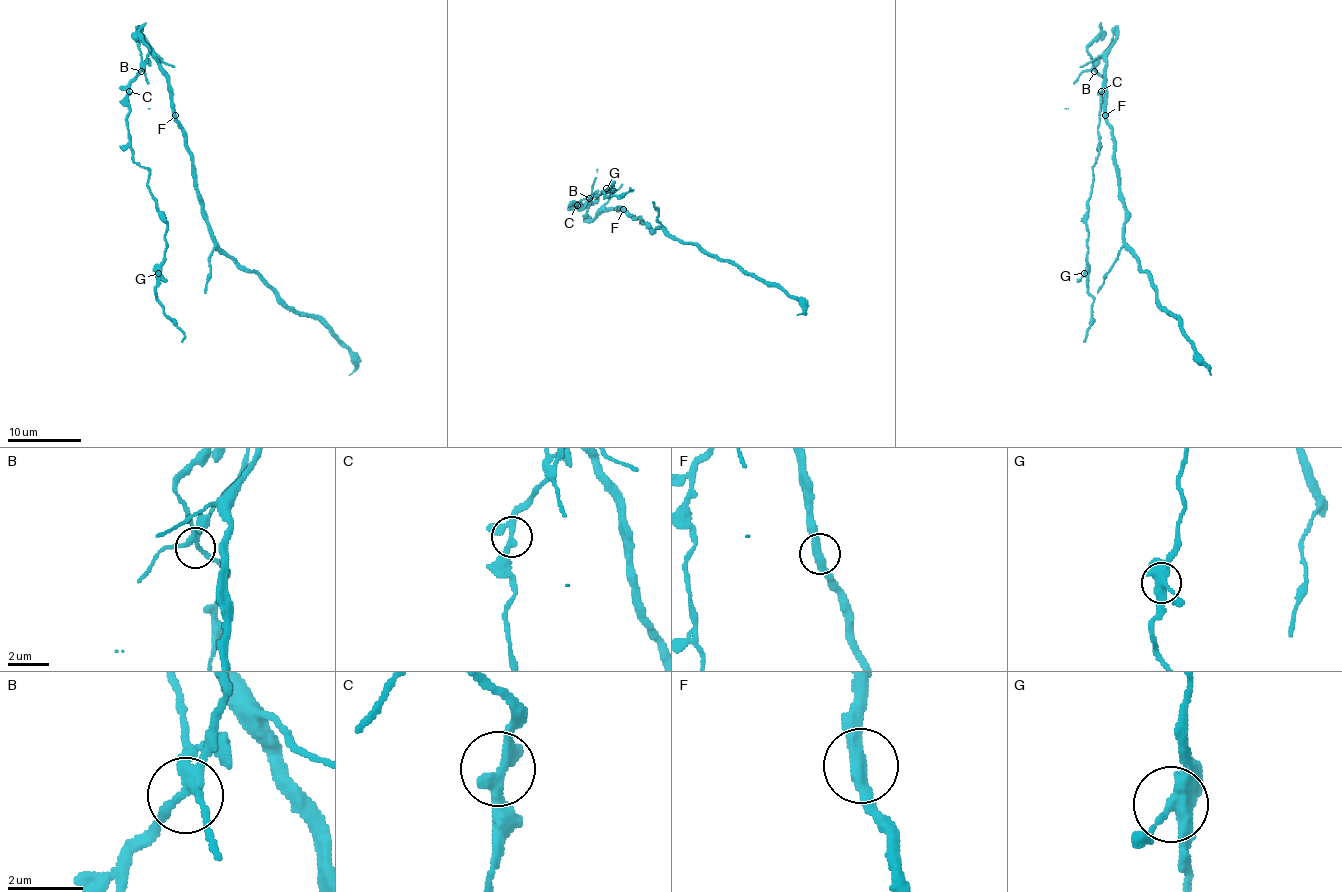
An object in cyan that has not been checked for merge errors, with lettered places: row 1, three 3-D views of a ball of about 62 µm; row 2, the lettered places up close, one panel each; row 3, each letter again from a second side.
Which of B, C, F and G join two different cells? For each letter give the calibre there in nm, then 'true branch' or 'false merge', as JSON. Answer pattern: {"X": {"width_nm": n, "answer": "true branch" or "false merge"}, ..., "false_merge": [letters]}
{"B": {"width_nm": 240, "answer": "true branch"}, "C": {"width_nm": 240, "answer": "true branch"}, "F": {"width_nm": 380, "answer": "true branch"}, "G": {"width_nm": 400, "answer": "true branch"}, "false_merge": []}

